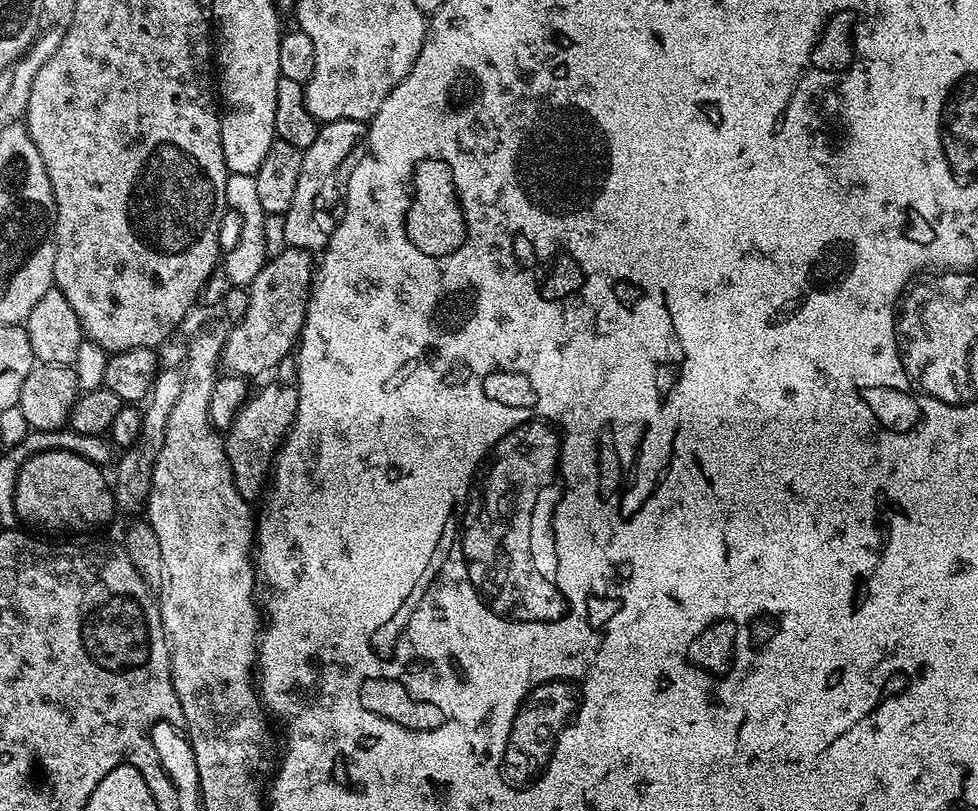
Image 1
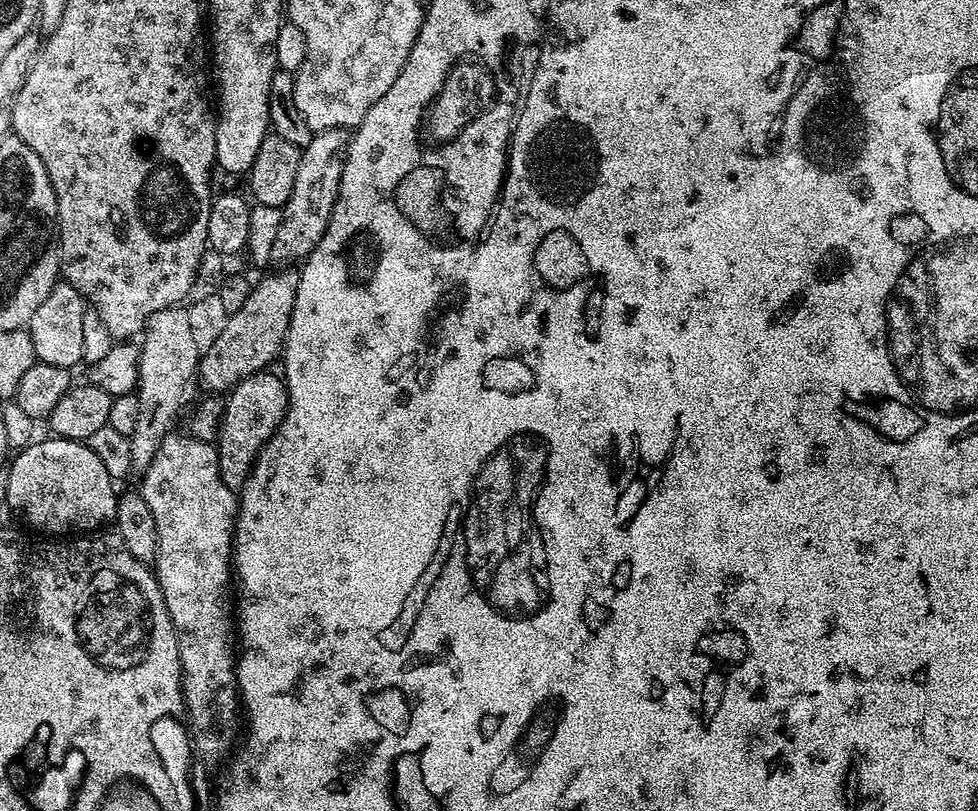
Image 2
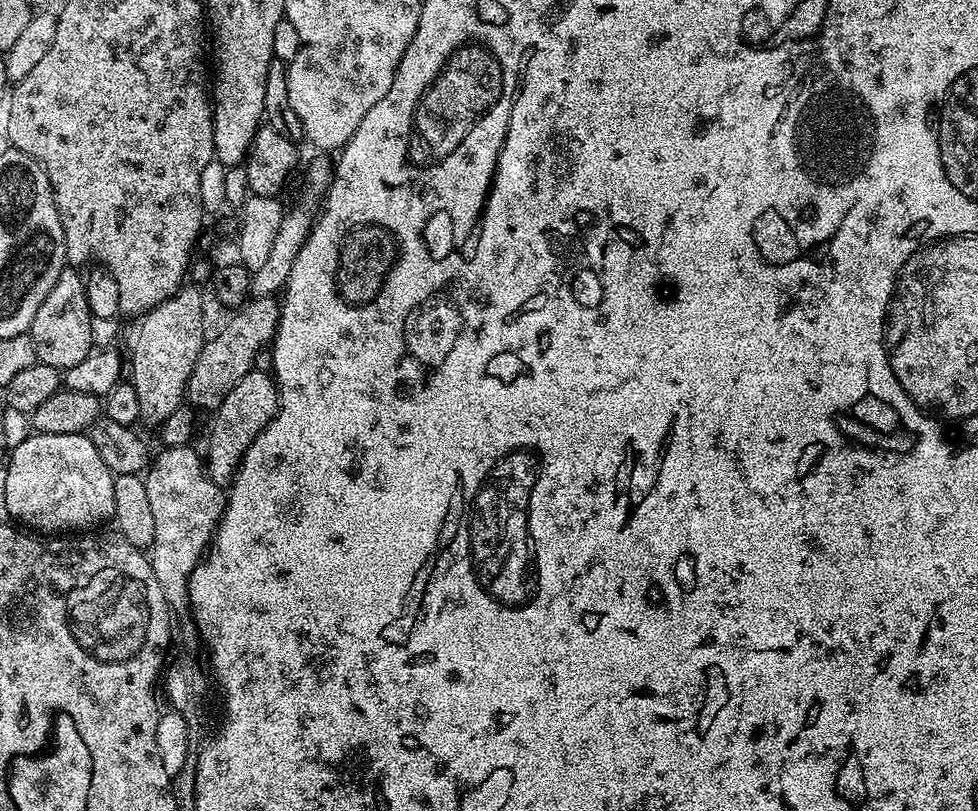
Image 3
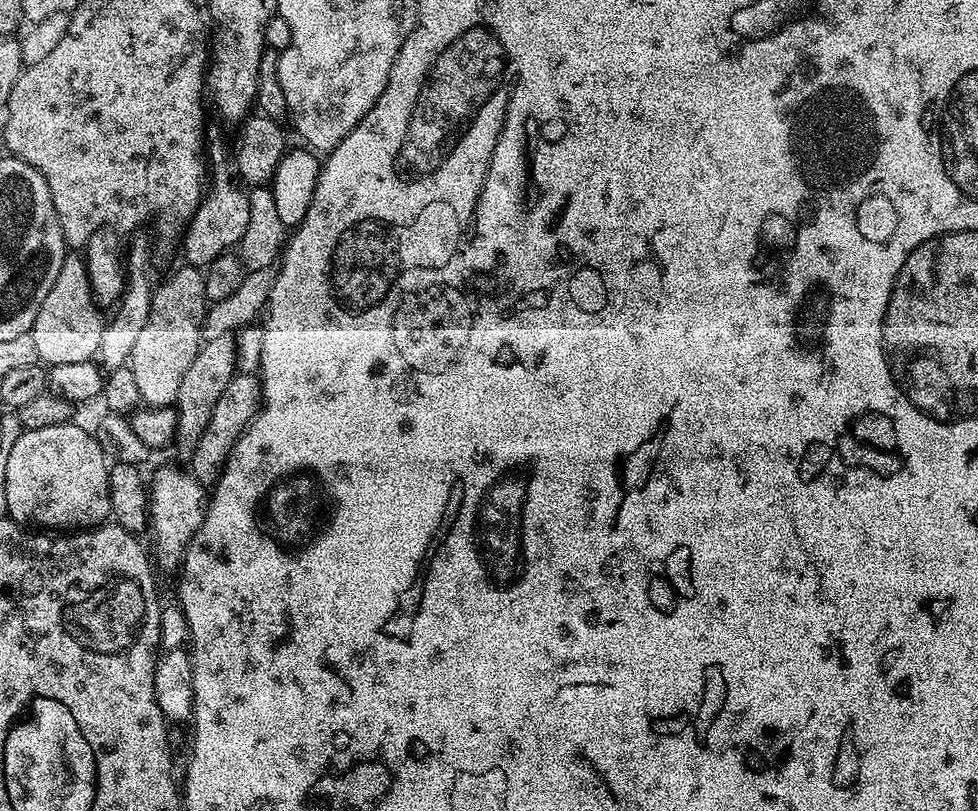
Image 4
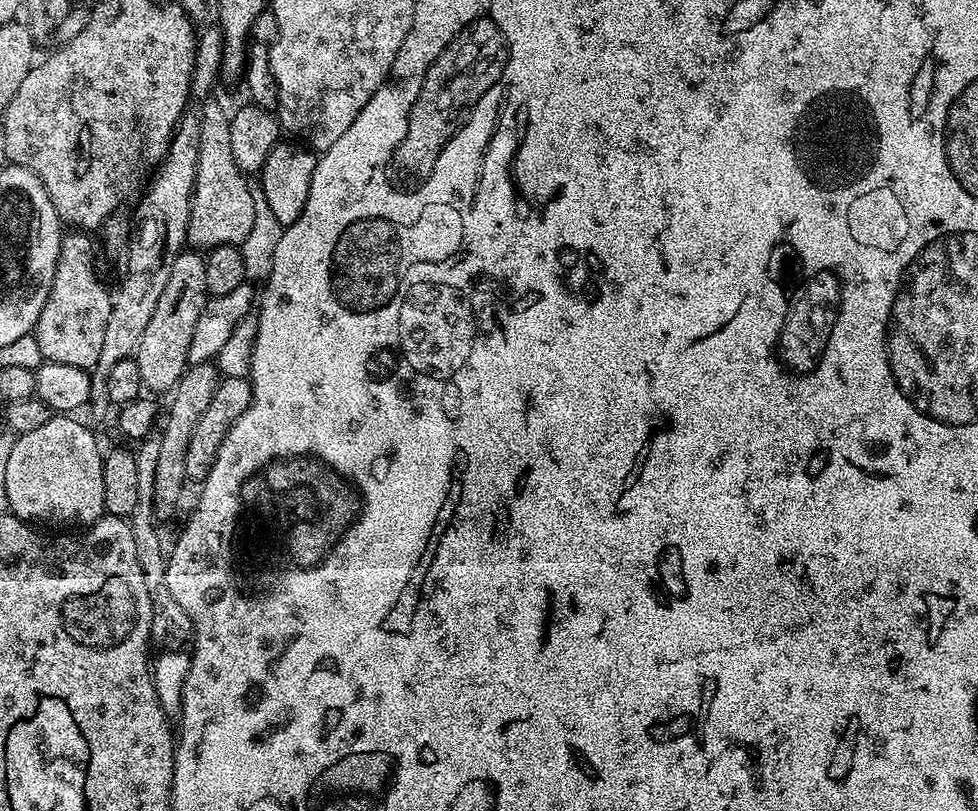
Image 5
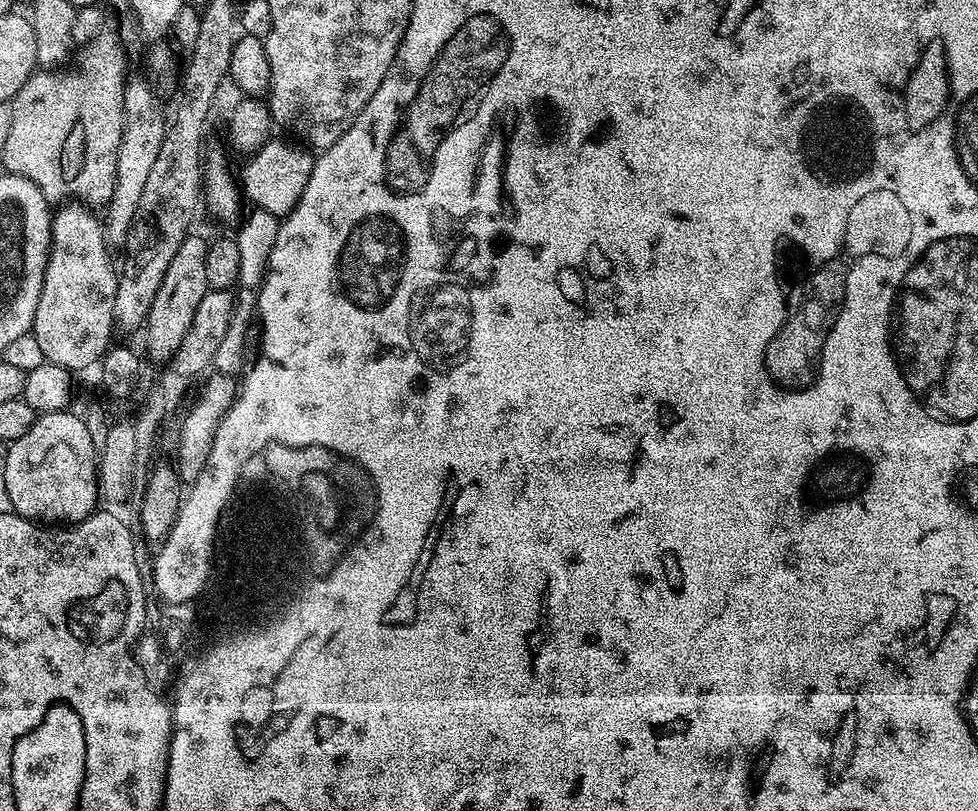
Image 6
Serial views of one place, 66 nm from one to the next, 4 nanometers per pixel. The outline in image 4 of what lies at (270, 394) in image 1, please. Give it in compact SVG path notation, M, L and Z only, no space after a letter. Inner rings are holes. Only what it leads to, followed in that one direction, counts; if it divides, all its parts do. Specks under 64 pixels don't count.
M237 374L231 382L222 390L222 398L214 406L210 414L210 422L206 430L202 430L202 438L198 438L198 446L194 450L190 461L190 475L205 486L215 485L224 470L224 463L228 456L234 451L240 440L240 435L247 428L262 407L262 384L255 375Z

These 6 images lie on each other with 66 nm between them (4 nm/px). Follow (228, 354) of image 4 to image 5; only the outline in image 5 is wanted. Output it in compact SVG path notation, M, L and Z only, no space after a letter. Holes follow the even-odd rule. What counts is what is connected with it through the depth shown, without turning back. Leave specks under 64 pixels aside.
M215 363L194 364L184 369L184 373L180 375L180 380L176 383L176 387L170 393L172 401L168 404L168 417L163 417L162 428L164 424L164 432L159 433L160 445L158 446L158 467L154 469L154 514L157 521L164 522L168 520L180 508L180 499L184 496L184 484L188 480L186 474L186 450L190 446L190 438L194 434L194 426L198 426L198 418L202 418L202 414L206 410L206 406L210 406L210 398L214 398L216 393L216 385L218 383L218 369Z

